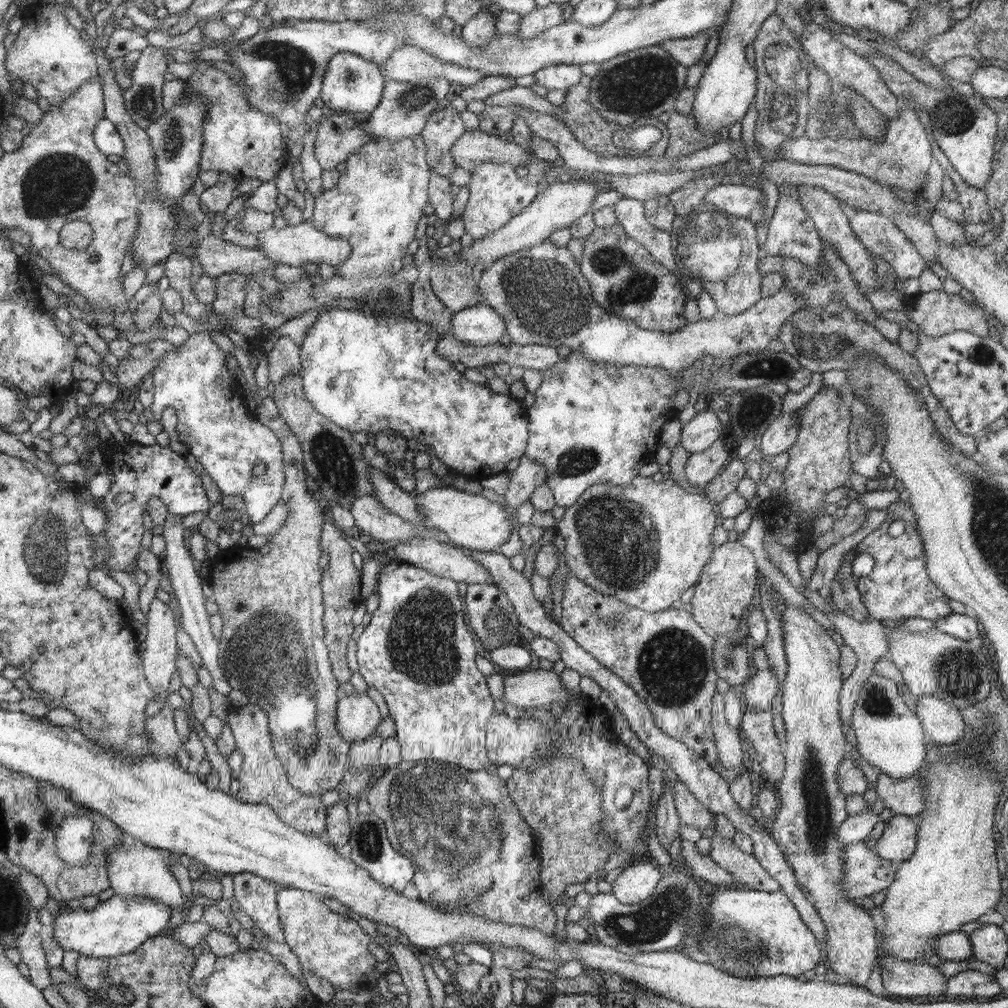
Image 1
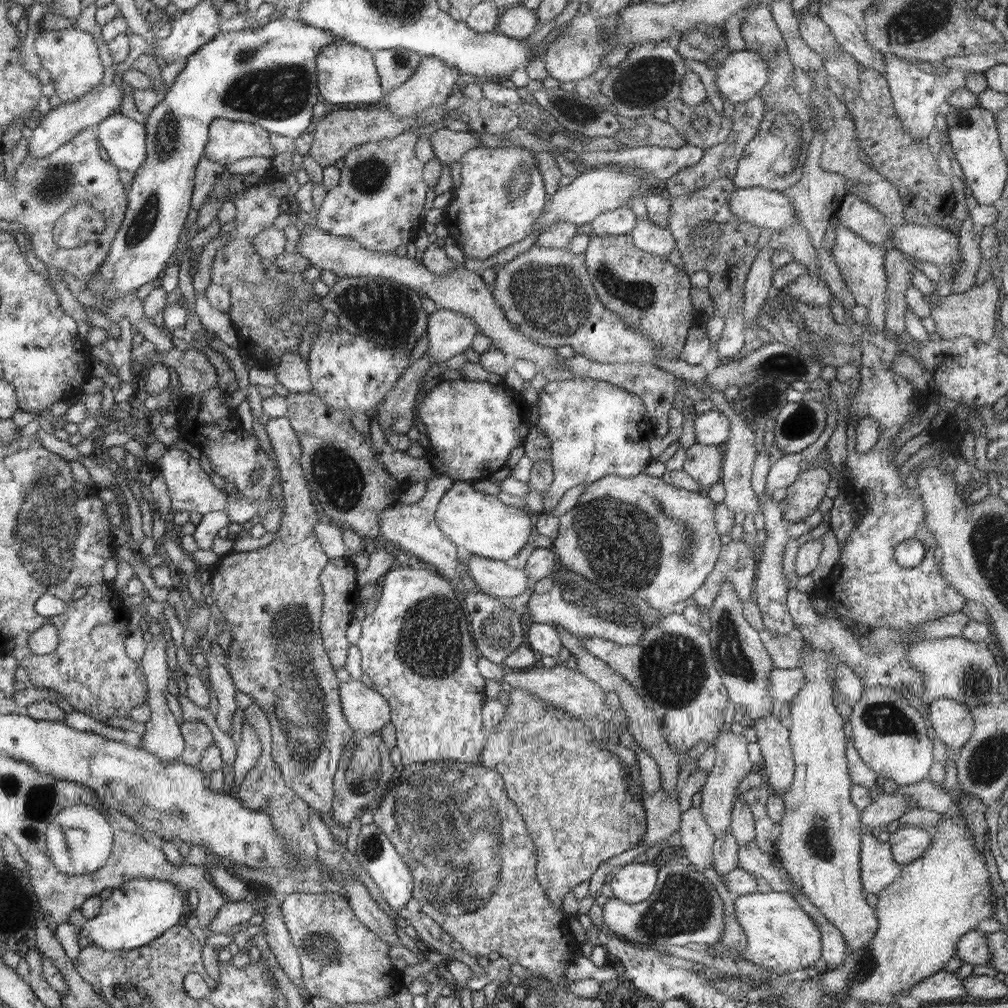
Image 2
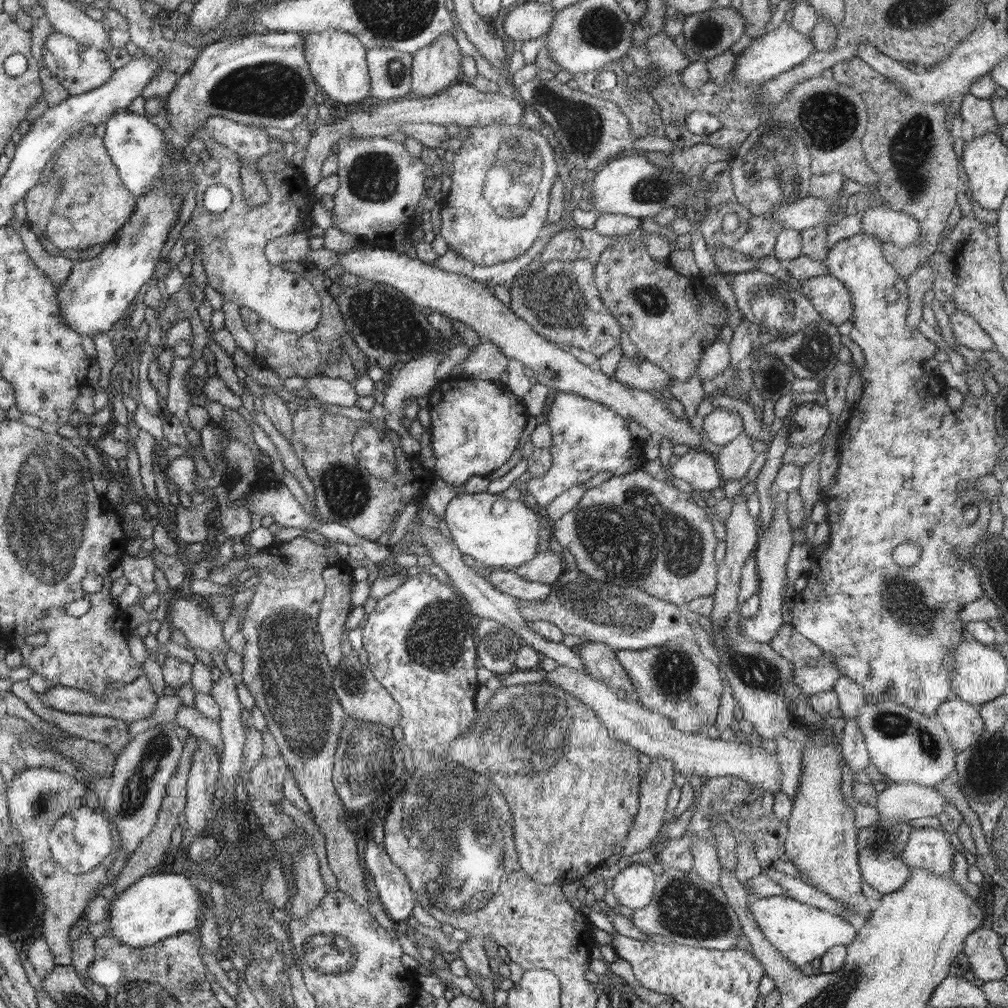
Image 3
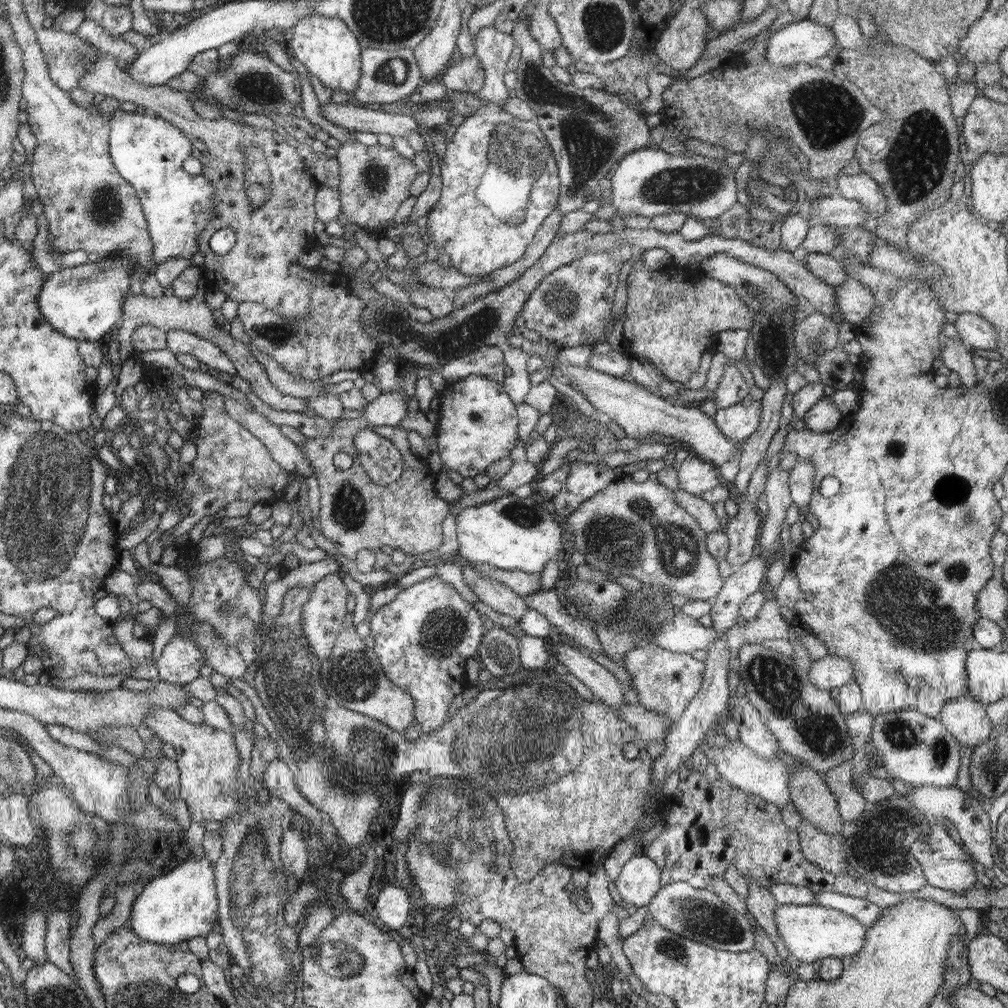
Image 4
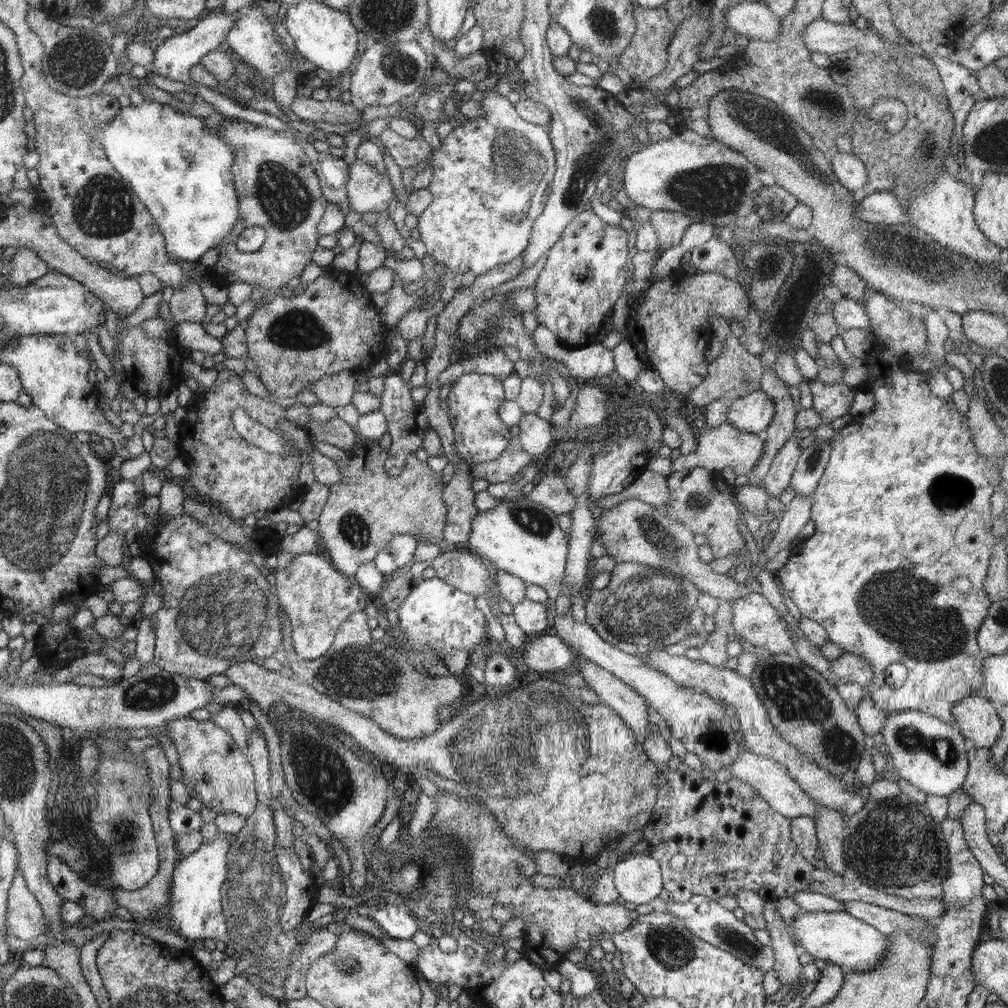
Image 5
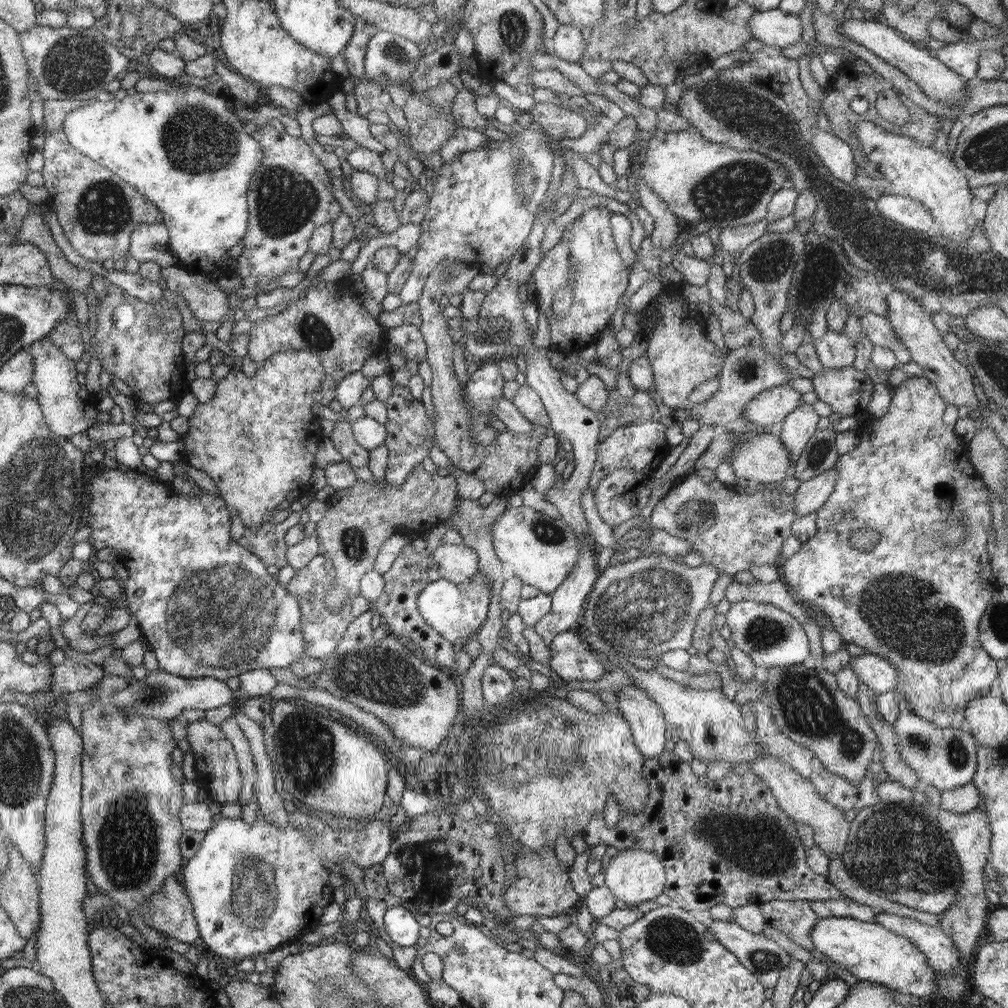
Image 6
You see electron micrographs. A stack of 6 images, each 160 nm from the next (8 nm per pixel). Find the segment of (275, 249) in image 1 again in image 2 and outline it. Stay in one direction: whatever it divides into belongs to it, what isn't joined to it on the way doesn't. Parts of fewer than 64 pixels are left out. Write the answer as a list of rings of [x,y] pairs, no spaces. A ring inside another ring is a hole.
[[[309,221],[301,231],[300,239],[296,242],[296,252],[299,252],[300,256],[308,258],[308,261],[316,269],[328,270],[338,277],[364,278],[364,276],[370,276],[394,280],[394,282],[400,282],[400,284],[412,288],[417,295],[423,294],[430,298],[439,309],[454,310],[454,312],[460,312],[460,314],[472,318],[475,321],[474,324],[478,326],[479,334],[491,338],[493,349],[501,351],[513,360],[517,358],[532,360],[538,366],[538,372],[542,373],[548,381],[576,377],[573,376],[573,372],[569,372],[561,364],[561,360],[564,358],[556,350],[532,343],[528,336],[520,333],[520,330],[516,329],[516,325],[508,321],[507,314],[500,308],[499,302],[495,300],[479,272],[475,273],[466,268],[457,269],[456,267],[450,273],[436,277],[414,258],[408,258],[406,255],[400,257],[397,253],[392,252],[368,250],[359,241],[324,232],[324,229],[321,229],[314,221]]]

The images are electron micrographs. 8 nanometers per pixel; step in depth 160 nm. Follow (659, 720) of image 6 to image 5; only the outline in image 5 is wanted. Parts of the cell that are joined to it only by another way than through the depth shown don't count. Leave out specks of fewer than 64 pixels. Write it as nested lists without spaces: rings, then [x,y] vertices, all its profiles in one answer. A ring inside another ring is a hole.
[[[585,658],[580,663],[580,668],[577,668],[577,672],[586,681],[587,688],[592,689],[602,703],[615,709],[615,712],[619,713],[636,732],[640,744],[644,744],[647,730],[652,726],[648,723],[649,708],[645,698],[590,659]]]

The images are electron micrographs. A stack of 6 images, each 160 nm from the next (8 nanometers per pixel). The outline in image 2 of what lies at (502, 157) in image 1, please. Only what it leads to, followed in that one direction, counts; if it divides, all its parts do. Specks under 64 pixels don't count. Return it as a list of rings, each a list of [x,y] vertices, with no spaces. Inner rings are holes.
[[[447,126],[442,127],[431,134],[431,143],[436,159],[444,165],[453,162],[461,162],[461,158],[469,150],[478,148],[481,145],[475,133],[467,131],[453,131]]]

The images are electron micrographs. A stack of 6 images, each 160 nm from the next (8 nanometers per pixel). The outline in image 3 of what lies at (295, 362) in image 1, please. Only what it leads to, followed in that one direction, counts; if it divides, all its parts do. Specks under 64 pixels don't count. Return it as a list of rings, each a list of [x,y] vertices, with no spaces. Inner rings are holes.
[[[322,374],[303,378],[305,386],[317,400],[341,407],[356,406],[360,396],[354,391],[354,383],[340,377],[329,378]]]

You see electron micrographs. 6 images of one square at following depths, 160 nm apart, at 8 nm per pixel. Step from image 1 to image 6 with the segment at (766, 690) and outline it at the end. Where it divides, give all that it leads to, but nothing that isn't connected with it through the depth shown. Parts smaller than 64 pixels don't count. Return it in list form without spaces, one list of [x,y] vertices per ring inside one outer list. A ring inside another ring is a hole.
[[[874,653],[853,657],[849,666],[872,692],[887,693],[897,687],[897,670],[885,658]]]

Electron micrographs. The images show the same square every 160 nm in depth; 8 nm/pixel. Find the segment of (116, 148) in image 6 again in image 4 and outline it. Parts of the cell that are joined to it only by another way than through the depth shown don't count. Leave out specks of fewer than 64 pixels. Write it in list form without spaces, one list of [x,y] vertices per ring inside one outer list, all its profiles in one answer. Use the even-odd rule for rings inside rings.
[[[118,109],[109,118],[111,124],[110,153],[115,167],[129,181],[142,201],[146,213],[147,224],[150,226],[152,239],[152,256],[156,263],[164,263],[170,257],[181,256],[190,259],[199,251],[199,234],[211,221],[213,204],[215,203],[215,188],[210,180],[199,175],[188,174],[180,164],[190,158],[190,142],[184,138],[182,129],[176,128],[170,121],[156,115],[142,116]]]

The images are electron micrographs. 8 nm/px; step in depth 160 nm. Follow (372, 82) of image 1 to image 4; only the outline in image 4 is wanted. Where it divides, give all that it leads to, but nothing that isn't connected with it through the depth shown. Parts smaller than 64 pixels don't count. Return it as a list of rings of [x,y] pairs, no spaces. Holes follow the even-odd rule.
[[[313,12],[307,18],[299,20],[299,24],[289,31],[285,46],[290,59],[302,67],[303,71],[320,79],[326,88],[346,94],[352,94],[359,88],[362,76],[362,43],[338,17],[322,16]]]

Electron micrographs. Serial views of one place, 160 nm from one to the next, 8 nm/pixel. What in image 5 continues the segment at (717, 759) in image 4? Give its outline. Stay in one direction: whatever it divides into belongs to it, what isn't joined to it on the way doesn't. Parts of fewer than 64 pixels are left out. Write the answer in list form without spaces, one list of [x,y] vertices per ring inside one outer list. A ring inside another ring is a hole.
[[[743,748],[740,754],[736,756],[736,760],[728,768],[732,773],[732,779],[738,779],[742,783],[751,785],[762,796],[762,799],[776,810],[776,813],[782,814],[782,816],[790,820],[792,818],[800,818],[800,816],[808,816],[812,822],[818,820],[816,819],[817,802],[812,800],[796,783],[796,780],[790,777],[789,772],[774,760],[757,756]]]

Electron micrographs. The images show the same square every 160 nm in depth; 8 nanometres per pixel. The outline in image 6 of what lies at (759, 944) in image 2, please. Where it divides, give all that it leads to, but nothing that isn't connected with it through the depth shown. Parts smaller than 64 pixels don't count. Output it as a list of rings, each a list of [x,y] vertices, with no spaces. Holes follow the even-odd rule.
[[[848,917],[819,918],[810,938],[816,952],[841,964],[860,981],[878,983],[893,991],[919,997],[935,992],[938,972],[928,964],[926,955],[907,938],[879,924]]]

